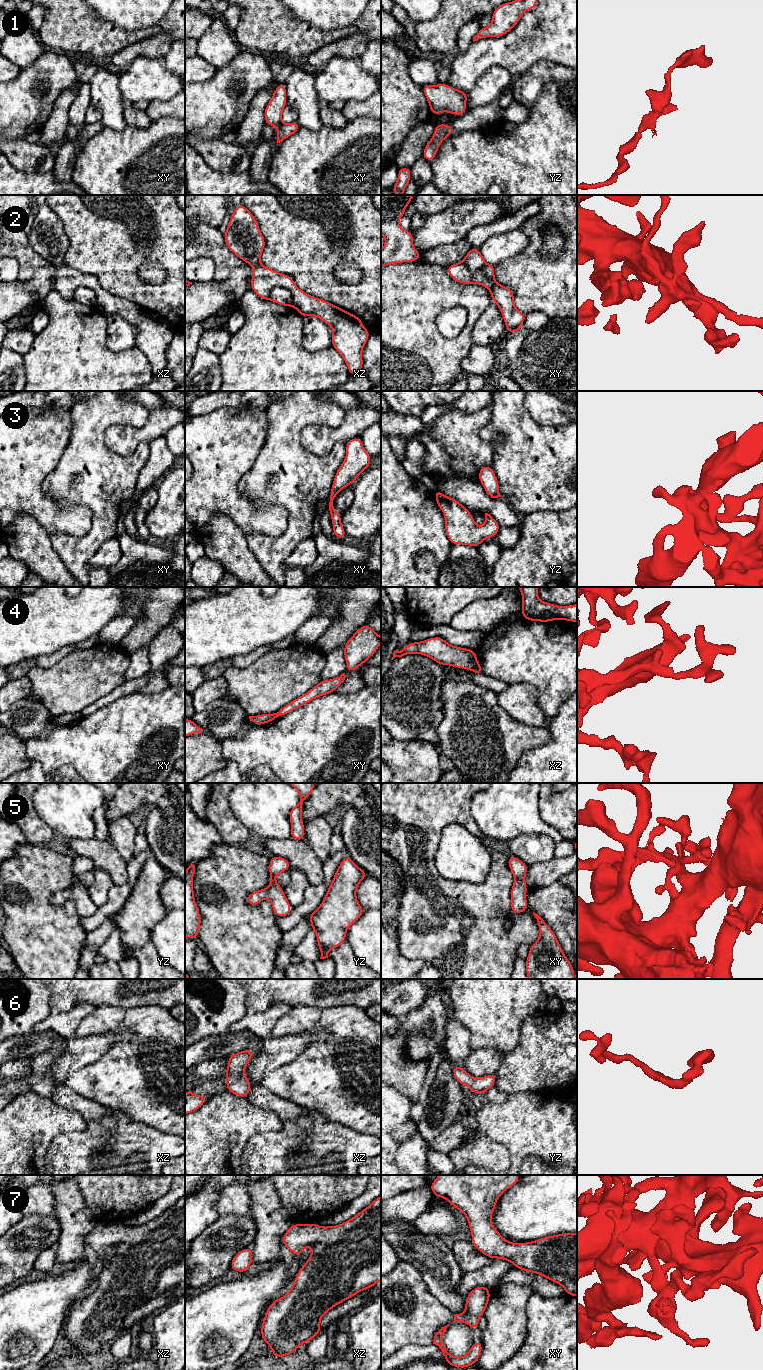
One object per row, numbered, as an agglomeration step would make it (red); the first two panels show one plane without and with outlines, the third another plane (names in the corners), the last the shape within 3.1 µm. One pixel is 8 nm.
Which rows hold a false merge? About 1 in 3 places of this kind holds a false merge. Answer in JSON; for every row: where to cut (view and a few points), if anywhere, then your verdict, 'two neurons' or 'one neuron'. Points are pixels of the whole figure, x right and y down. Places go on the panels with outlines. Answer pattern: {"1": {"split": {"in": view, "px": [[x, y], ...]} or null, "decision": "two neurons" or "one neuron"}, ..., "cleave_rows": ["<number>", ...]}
{"1": {"split": {"in": "xy", "px": [[281, 123], [278, 127]]}, "decision": "two neurons"}, "2": {"split": null, "decision": "one neuron"}, "3": {"split": null, "decision": "one neuron"}, "4": {"split": {"in": "xz", "px": [[477, 663], [472, 670]]}, "decision": "two neurons"}, "5": {"split": null, "decision": "one neuron"}, "6": {"split": null, "decision": "one neuron"}, "7": {"split": null, "decision": "one neuron"}, "cleave_rows": ["1", "4"]}

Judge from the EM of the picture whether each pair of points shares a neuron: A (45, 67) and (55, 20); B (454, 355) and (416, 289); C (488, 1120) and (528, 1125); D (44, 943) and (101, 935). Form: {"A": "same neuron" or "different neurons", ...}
{"A": "different neurons", "B": "same neuron", "C": "same neuron", "D": "different neurons"}

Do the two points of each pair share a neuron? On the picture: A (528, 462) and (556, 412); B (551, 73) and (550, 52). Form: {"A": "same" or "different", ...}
{"A": "different", "B": "different"}

